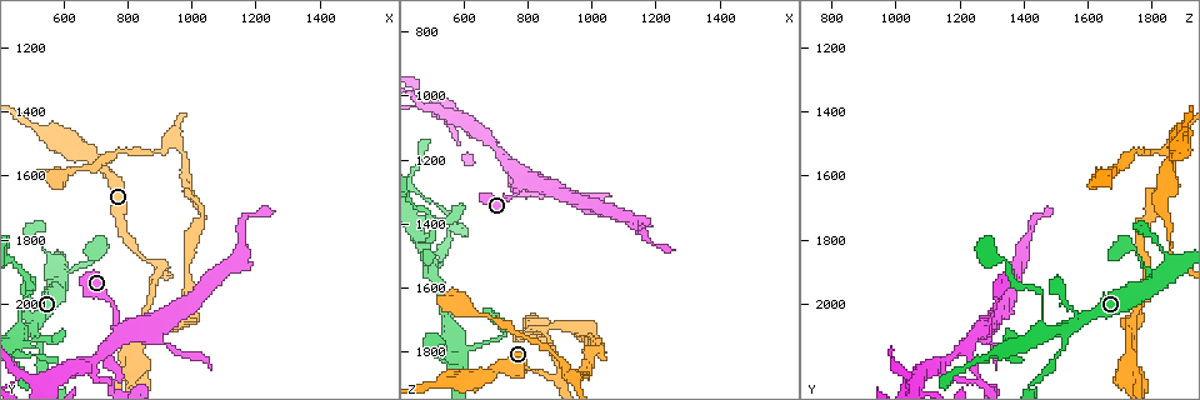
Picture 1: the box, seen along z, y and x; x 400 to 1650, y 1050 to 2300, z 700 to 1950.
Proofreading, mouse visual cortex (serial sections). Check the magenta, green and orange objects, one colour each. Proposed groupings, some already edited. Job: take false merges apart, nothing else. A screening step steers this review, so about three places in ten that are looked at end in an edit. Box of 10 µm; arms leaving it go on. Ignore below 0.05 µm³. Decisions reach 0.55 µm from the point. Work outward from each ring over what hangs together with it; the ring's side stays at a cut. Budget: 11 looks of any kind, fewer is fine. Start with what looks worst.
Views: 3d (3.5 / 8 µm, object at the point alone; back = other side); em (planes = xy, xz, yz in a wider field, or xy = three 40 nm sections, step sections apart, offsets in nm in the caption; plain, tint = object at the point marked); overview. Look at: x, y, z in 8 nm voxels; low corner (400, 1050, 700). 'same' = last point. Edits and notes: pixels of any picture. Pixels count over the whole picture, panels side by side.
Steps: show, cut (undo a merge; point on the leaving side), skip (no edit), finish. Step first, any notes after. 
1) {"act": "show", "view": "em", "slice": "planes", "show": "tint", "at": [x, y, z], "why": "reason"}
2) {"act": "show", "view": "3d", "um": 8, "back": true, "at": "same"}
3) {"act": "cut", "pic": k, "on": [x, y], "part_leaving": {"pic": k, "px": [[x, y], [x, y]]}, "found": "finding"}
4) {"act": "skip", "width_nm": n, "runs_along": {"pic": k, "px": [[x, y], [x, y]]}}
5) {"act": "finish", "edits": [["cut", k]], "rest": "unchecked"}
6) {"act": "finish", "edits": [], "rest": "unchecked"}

{"act": "show", "view": "3d", "um": 3.5, "at": [490, 1980, 1460], "why": "sharp bend"}

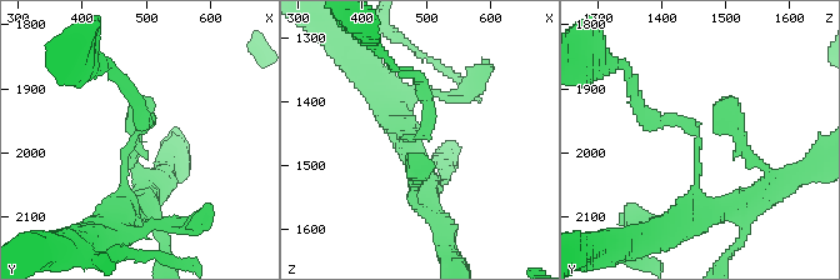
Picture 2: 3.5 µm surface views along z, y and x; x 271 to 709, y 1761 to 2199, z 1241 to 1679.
{"act": "show", "view": "em", "slice": "planes", "show": "tint", "at": [480, 1975, 1455], "arm_widths_nm": [150, 250]}

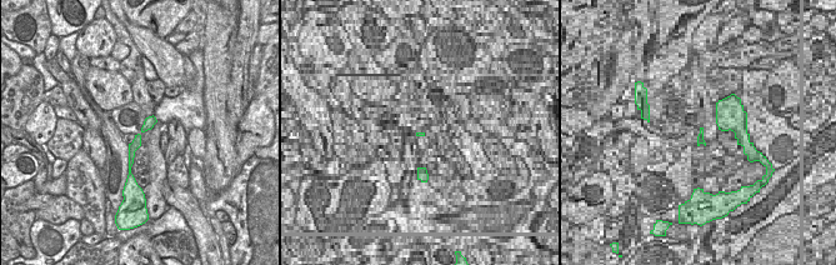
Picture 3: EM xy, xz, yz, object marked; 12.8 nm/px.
{"act": "skip", "runs_along": {"pic": 3, "px": [[153, 119], [139, 135], [131, 155]]}, "found": "continuous, no second cell"}

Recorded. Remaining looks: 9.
{"act": "show", "view": "3d", "um": 3.5, "at": [800, 2080, 1280], "why": "arms run side by side"}

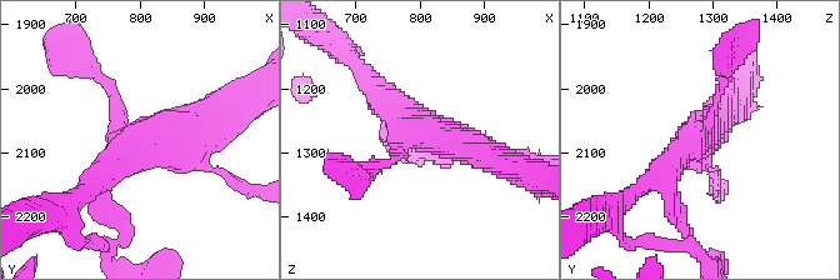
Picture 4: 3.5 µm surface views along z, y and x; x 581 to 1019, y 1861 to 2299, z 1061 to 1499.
{"act": "show", "view": "em", "slice": "xy", "step": 3, "show": "tint", "at": [790, 2075, 1280], "arms": 4, "arm_widths_nm": [150, 300, 350, 450]}

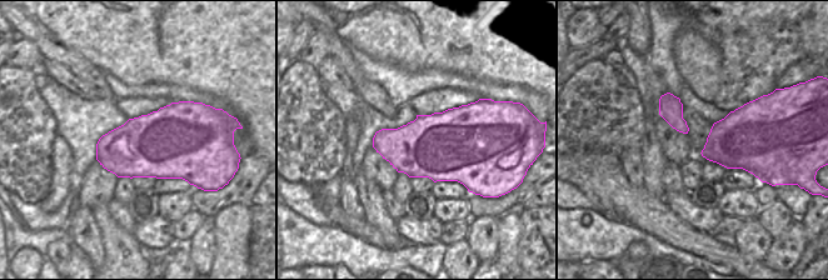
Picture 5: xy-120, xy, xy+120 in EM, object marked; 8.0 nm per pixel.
{"act": "show", "view": "em", "slice": "xy", "step": 5, "show": "tint", "at": "same"}

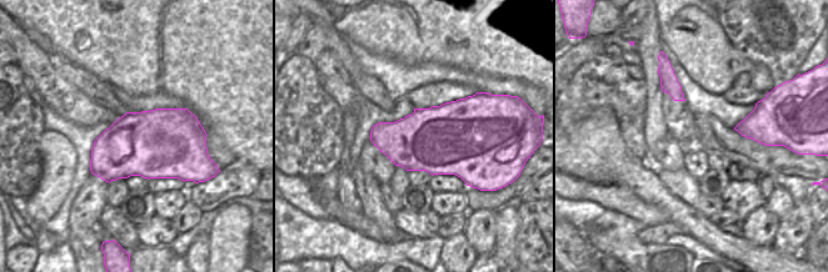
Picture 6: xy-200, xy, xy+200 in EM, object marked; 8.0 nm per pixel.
{"act": "skip", "runs_along": {"pic": 4, "px": [[96, 74], [131, 135], [211, 120]]}, "found": "one cell here"}

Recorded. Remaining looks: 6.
{"act": "show", "view": "3d", "um": 3.5, "at": [900, 1890, 1870], "why": "abrupt turn"}

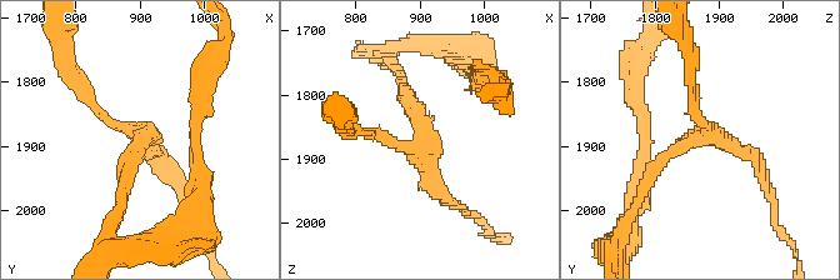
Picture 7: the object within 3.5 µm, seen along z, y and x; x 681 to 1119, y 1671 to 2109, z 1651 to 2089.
{"act": "show", "view": "em", "slice": "xy", "step": 3, "show": "tint", "at": [900, 1880, 1870], "arms": 3, "arm_widths_nm": [150, 200, 200], "why": "shape alone is not enough"}

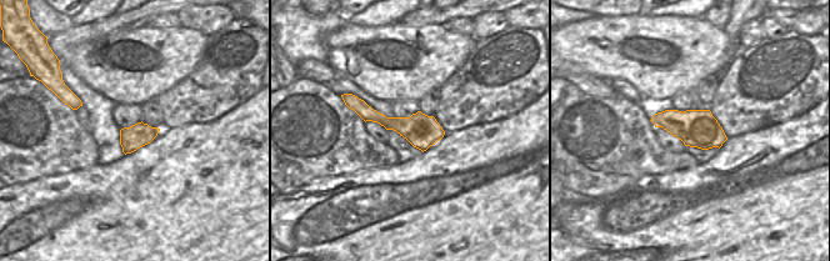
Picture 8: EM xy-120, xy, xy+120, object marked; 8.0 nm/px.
{"act": "skip", "found": "continuous, no second cell"}

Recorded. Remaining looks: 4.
{"act": "show", "view": "3d", "um": 8, "at": [860, 2050, 1740], "why": "arms part here"}

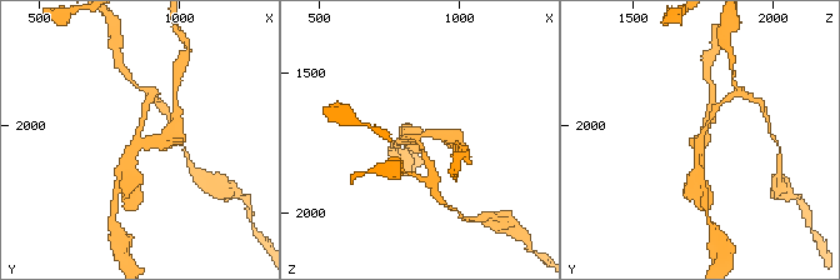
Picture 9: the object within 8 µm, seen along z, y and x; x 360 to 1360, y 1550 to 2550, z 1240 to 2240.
{"act": "show", "view": "em", "slice": "xy", "step": 2, "show": "tint", "at": "same", "arms": 3, "arm_widths_nm": [200, 250, 300]}

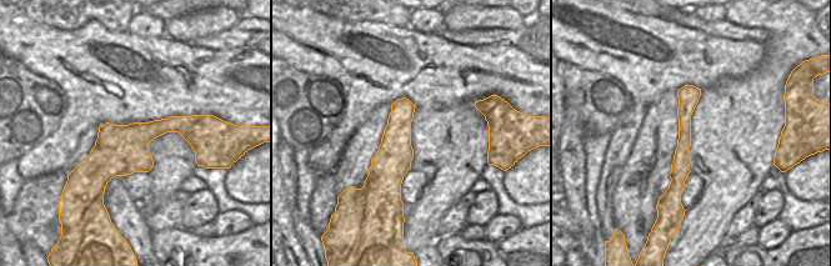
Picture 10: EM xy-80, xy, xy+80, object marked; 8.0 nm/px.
{"act": "cut", "pic": 9, "on": [159, 144], "part_leaving": {"pic": 9, "px": [[138, 141], [173, 141], [176, 129]]}, "found": "two cells meet here"}

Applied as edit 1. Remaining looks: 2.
{"act": "finish", "edits": [["cut", 9]], "rest": "unchecked"}

